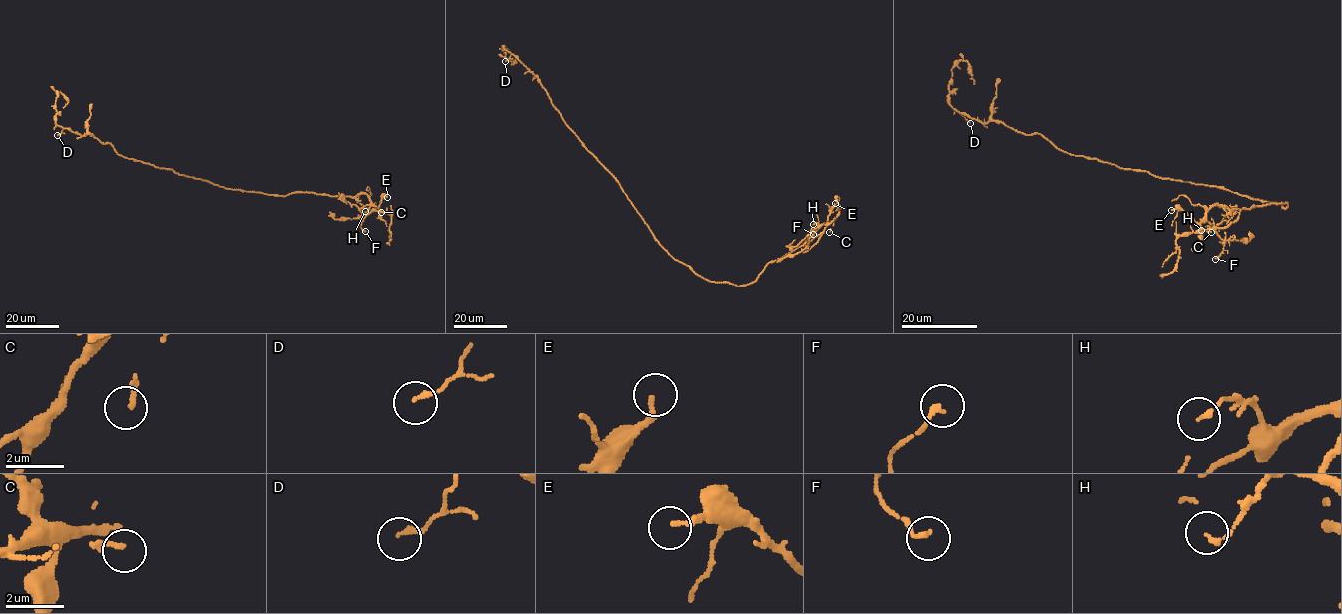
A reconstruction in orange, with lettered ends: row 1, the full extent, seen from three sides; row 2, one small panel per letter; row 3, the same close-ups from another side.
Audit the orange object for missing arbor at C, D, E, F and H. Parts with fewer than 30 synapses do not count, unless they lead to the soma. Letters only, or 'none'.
C

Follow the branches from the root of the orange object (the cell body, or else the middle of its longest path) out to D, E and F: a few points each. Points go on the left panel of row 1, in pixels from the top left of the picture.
D: (200, 179), (122, 156), (110, 143), (104, 143), (90, 134), (81, 135), (63, 128), (57, 135)
E: (200, 179), (228, 189), (268, 194), (312, 192), (343, 196), (359, 208), (377, 206), (382, 198), (387, 197)
F: (200, 179), (228, 189), (312, 192), (343, 196), (359, 208), (373, 205), (378, 210), (361, 222), (365, 231)

